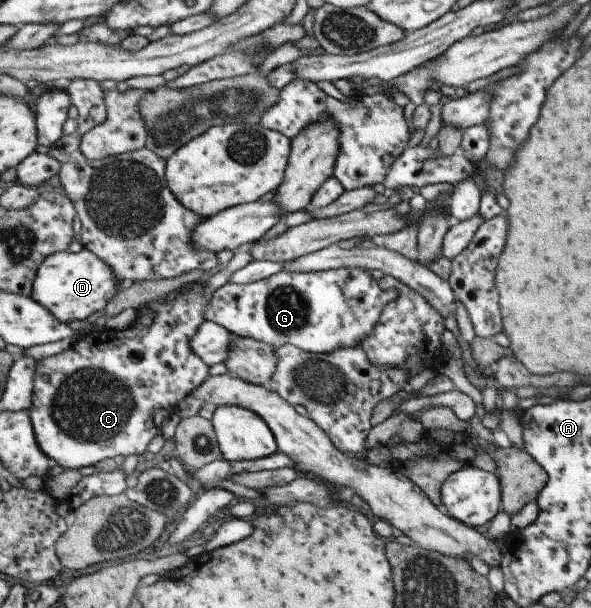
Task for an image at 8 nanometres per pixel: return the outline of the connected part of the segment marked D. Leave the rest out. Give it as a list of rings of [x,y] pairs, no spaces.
[[[84,248],[78,253],[57,252],[49,256],[40,269],[31,297],[54,313],[64,324],[71,321],[89,319],[93,313],[107,307],[120,289],[127,284],[121,283],[112,267],[96,253]]]

